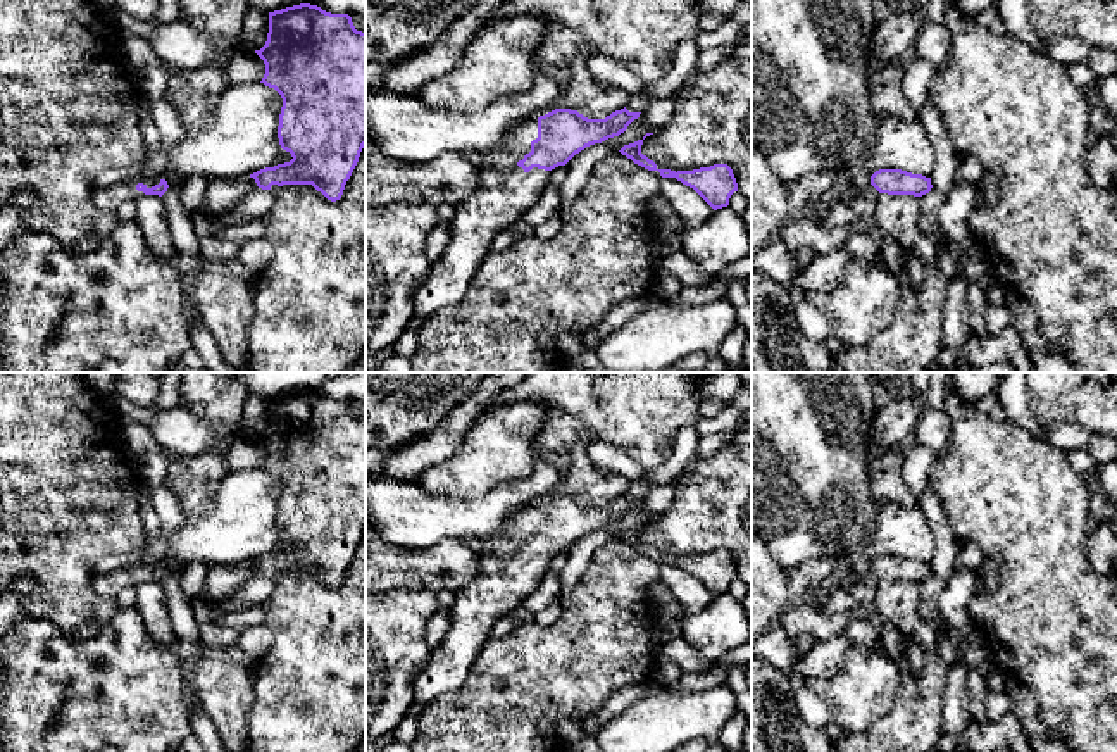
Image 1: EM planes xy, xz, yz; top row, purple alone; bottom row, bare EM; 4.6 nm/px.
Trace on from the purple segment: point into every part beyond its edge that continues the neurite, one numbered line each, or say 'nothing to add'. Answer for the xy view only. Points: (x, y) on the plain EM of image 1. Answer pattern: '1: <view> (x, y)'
1: xy (109, 583)

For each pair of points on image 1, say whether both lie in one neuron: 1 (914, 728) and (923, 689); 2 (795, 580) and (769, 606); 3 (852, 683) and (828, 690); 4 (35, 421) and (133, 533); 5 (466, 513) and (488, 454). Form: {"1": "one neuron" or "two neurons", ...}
{"1": "one neuron", "2": "one neuron", "3": "one neuron", "4": "one neuron", "5": "two neurons"}

